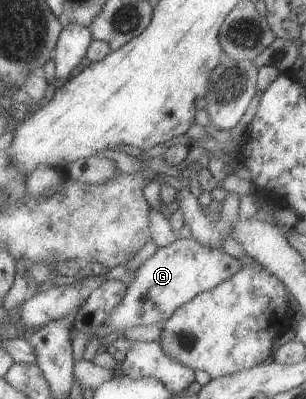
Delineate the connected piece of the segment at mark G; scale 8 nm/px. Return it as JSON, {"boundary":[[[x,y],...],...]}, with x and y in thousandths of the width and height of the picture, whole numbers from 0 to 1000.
{"boundary":[[[637,594],[585,596],[552,617],[523,619],[487,652],[477,652],[448,677],[422,714],[415,742],[402,757],[356,787],[330,837],[297,845],[297,857],[278,877],[284,907],[304,907],[333,880],[330,852],[363,832],[395,832],[408,820],[484,820],[552,802],[592,767],[624,757],[673,727],[690,727],[748,697],[761,697],[794,672],[781,647],[755,642],[716,622],[683,622],[650,612]]]}

